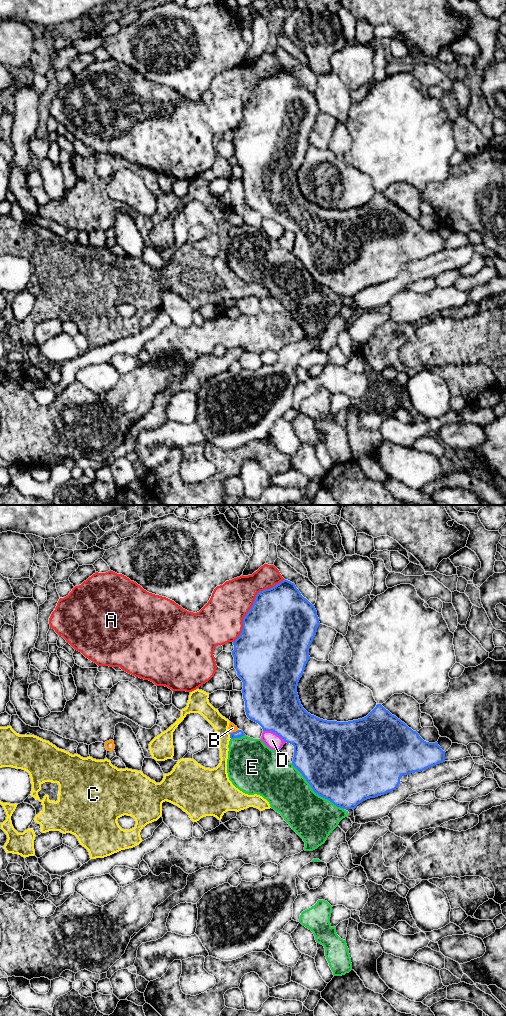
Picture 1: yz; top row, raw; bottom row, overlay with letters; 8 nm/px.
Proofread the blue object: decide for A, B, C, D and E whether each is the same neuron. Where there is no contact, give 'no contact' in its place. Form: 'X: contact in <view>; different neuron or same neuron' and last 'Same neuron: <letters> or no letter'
A: contact in yz; different neuron
B: contact in yz; same neuron
C: contact in yz; different neuron
D: contact in yz; different neuron
E: contact in yz; different neuron
Same neuron: B

